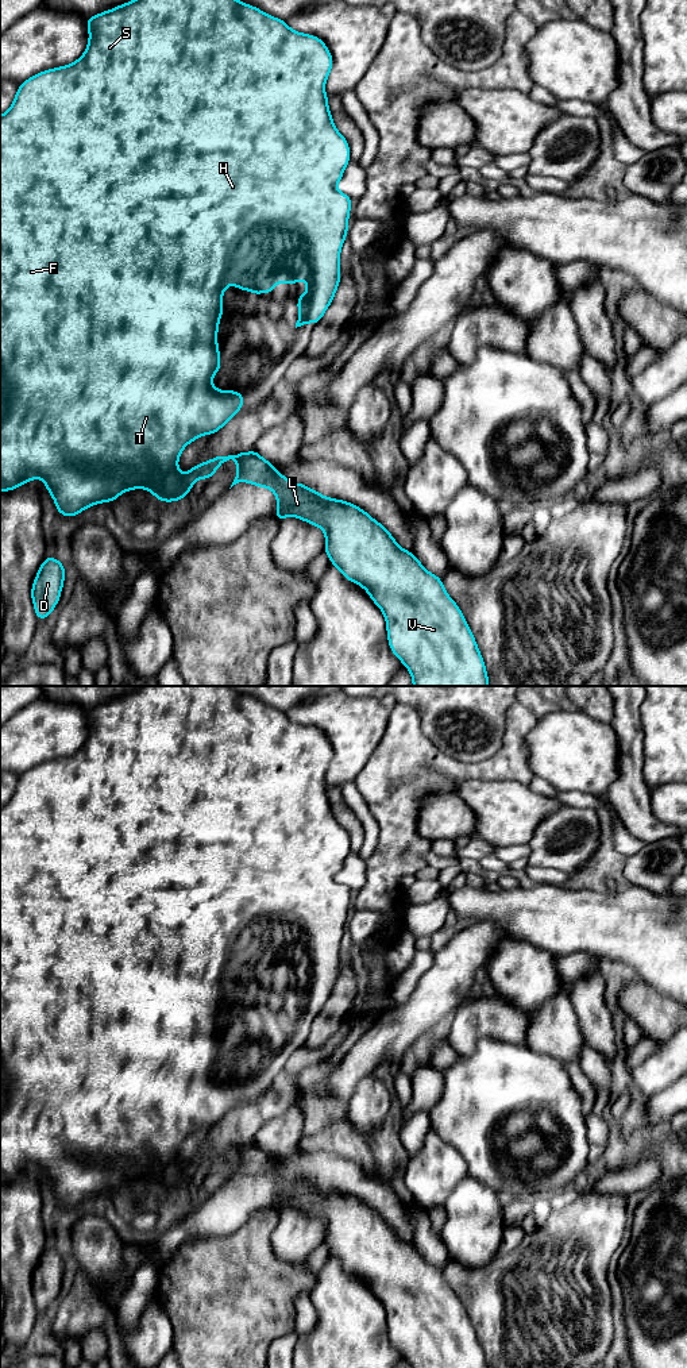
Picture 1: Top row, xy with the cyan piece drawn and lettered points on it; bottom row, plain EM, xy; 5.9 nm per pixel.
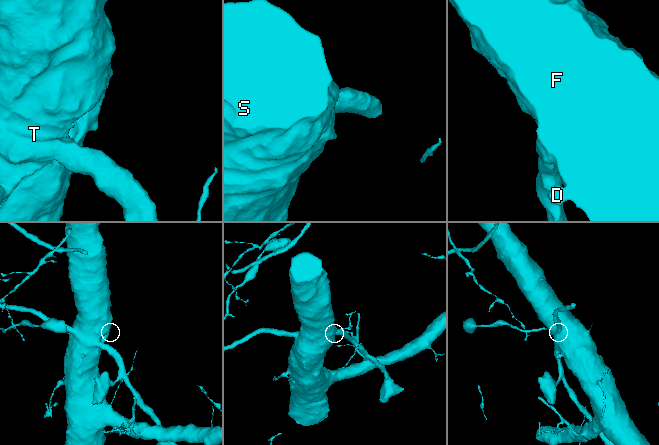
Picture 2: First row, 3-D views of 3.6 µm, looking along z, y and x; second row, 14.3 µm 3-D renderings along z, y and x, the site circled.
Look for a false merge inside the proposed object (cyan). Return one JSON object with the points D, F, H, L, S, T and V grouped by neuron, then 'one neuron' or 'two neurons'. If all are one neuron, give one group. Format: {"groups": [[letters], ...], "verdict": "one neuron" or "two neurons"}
{"groups": [["D", "F", "H", "S", "T"], ["L", "V"]], "verdict": "two neurons"}

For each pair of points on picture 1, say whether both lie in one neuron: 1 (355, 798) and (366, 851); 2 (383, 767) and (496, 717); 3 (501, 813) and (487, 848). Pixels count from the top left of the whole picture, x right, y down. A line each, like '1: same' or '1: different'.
1: same
2: different
3: different

